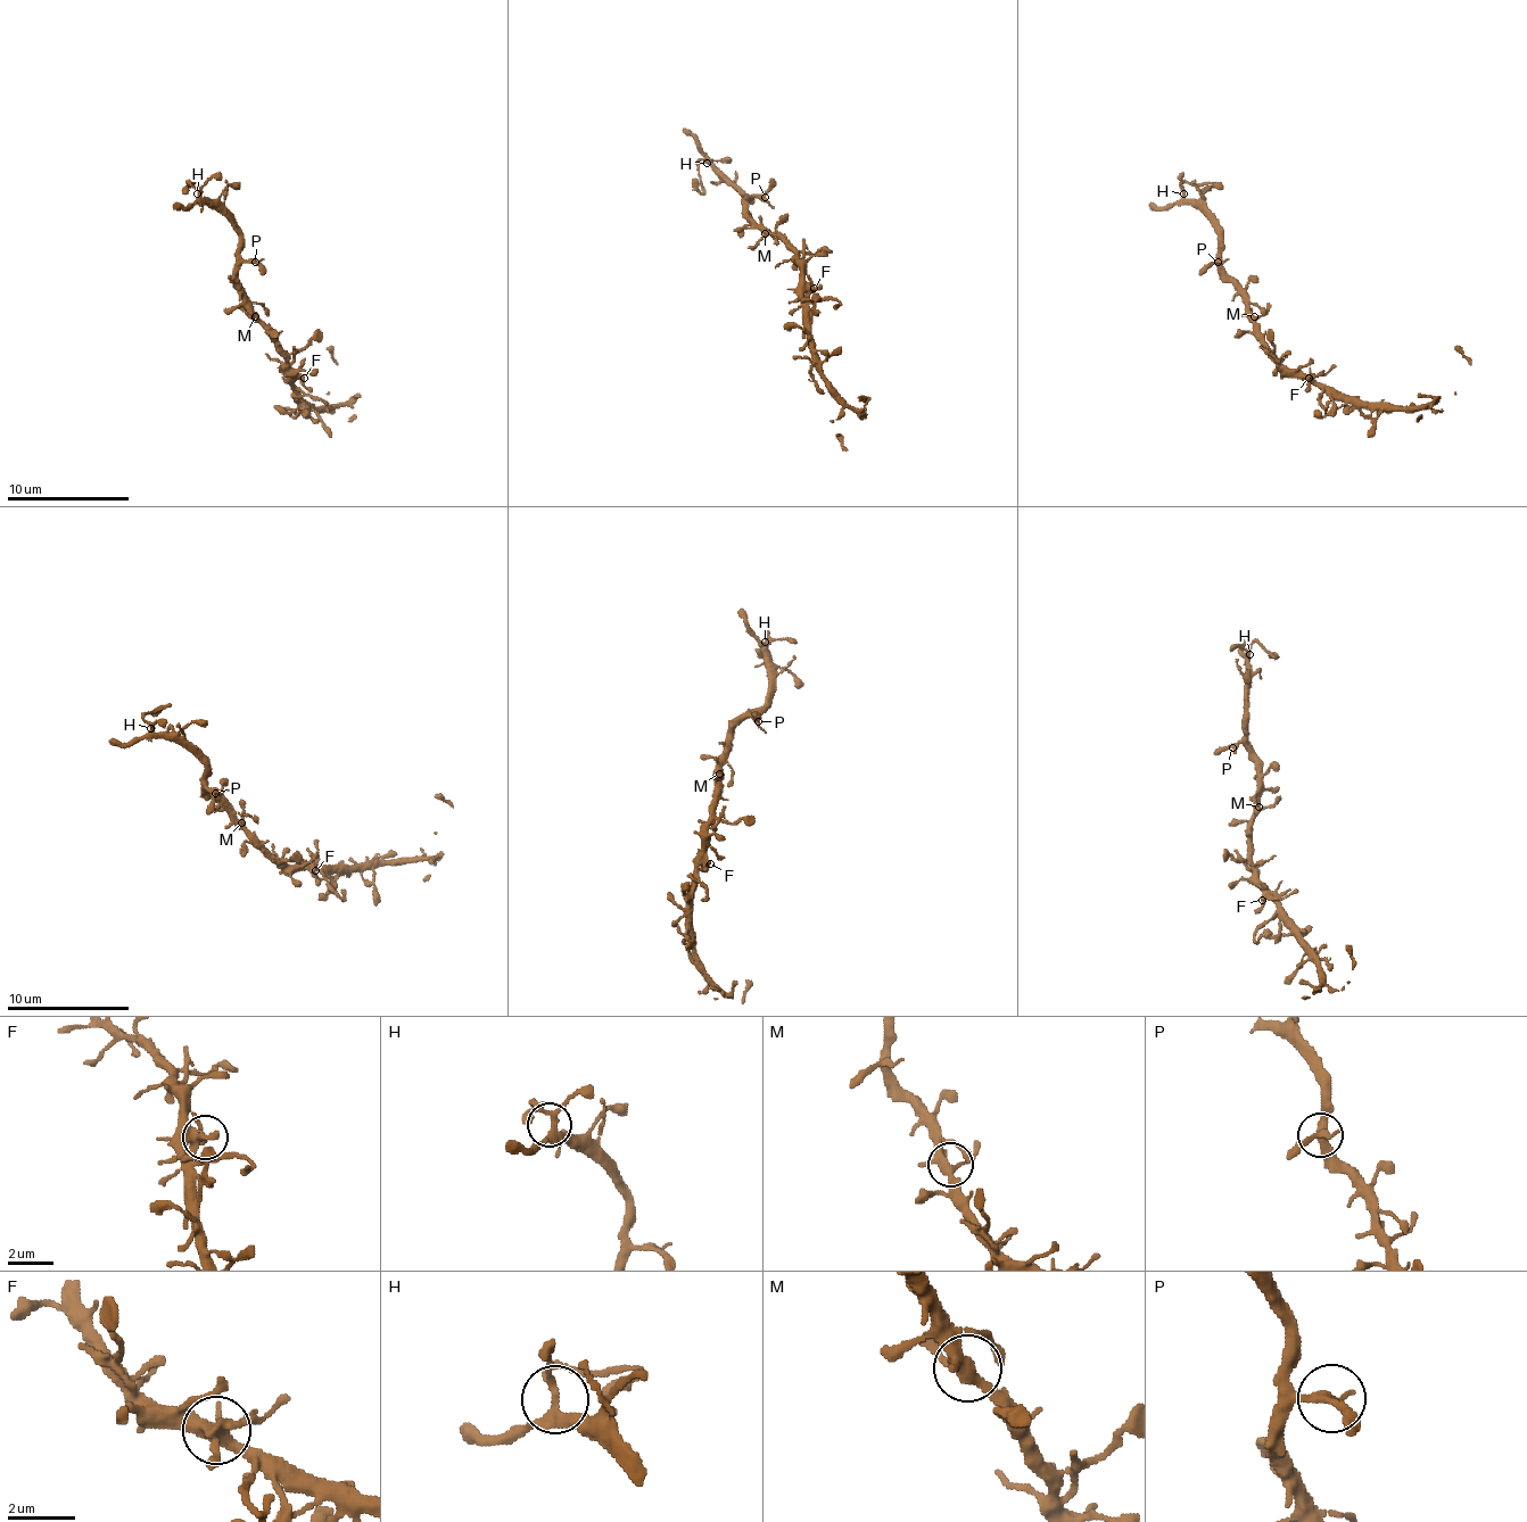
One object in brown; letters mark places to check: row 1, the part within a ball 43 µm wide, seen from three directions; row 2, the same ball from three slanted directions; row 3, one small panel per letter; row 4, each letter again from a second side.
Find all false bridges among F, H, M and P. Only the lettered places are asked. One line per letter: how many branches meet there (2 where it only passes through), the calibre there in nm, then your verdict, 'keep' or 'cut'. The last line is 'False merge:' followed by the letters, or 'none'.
F: 3 branches meet; 240 nm thick; keep
H: 4 branches meet; 240 nm thick; keep
M: 4 branches meet; 320 nm thick; keep
P: 2 branches meet; 260 nm thick; keep
False merge: none

